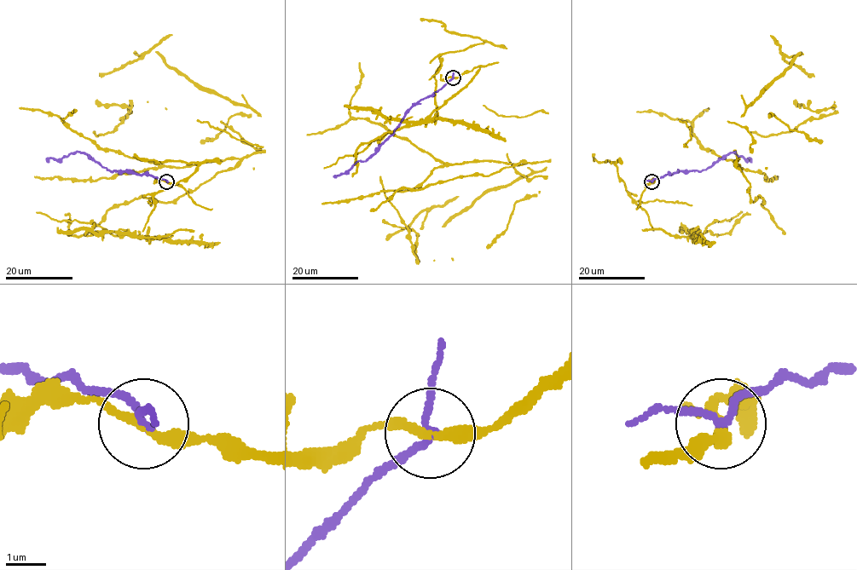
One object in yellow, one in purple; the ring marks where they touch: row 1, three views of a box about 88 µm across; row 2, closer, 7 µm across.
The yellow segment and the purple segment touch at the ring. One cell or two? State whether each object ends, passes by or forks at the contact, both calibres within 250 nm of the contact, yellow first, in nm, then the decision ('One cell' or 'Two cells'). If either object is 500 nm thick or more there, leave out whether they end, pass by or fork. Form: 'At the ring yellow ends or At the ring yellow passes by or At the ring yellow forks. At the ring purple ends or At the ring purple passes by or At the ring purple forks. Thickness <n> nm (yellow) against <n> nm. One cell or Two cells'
At the ring yellow passes by. At the ring purple passes by. Thickness 240 nm (yellow) against 170 nm. Two cells

